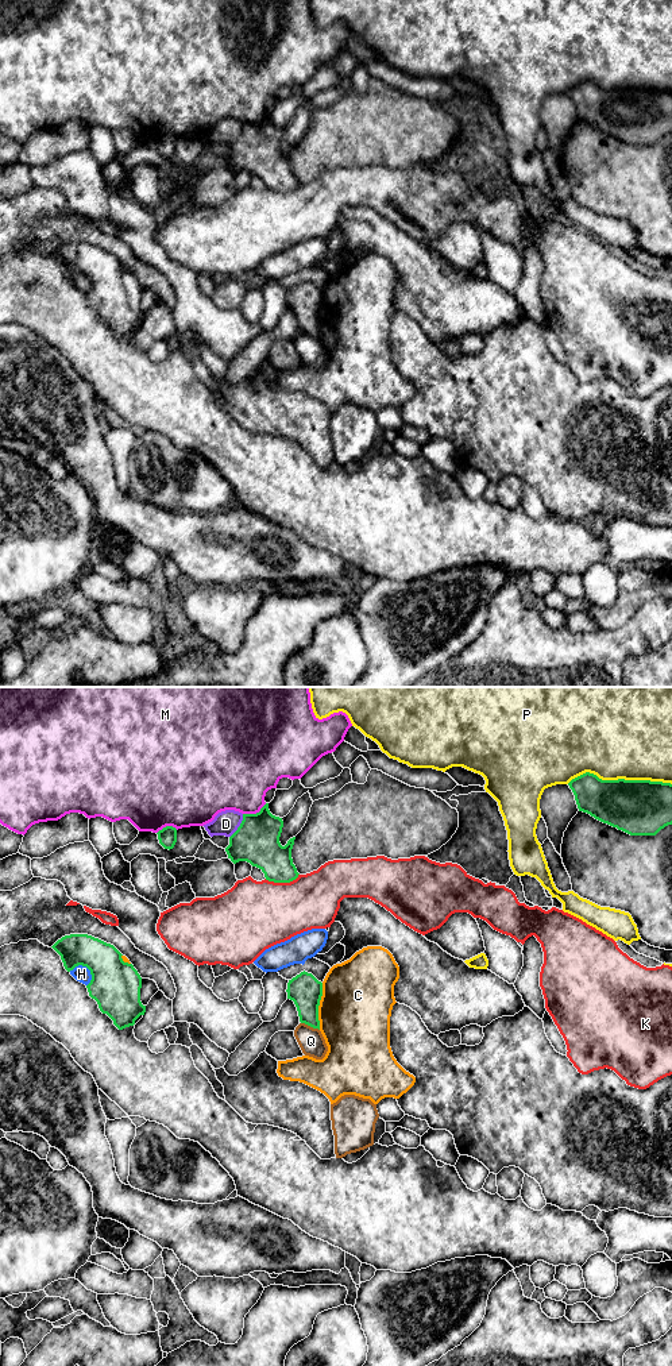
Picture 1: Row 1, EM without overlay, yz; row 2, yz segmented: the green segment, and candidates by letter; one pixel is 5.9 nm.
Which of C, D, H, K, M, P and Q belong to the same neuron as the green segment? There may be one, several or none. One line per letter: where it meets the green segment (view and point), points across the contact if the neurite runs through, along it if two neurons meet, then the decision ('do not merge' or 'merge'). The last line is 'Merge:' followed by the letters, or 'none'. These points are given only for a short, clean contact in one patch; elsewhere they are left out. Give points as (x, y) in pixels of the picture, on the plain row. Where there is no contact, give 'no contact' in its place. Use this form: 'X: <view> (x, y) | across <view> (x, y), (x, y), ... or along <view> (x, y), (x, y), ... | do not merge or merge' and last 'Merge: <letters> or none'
C: yz (319, 313) | do not merge
D: yz (239, 135) | do not merge
H: yz (84, 274) | do not merge
K: yz (282, 190) | do not merge
M: yz (254, 123) | do not merge
P: yz (620, 88) | do not merge
Q: yz (311, 335) | along yz (301, 331), (319, 339) | do not merge
Merge: none

